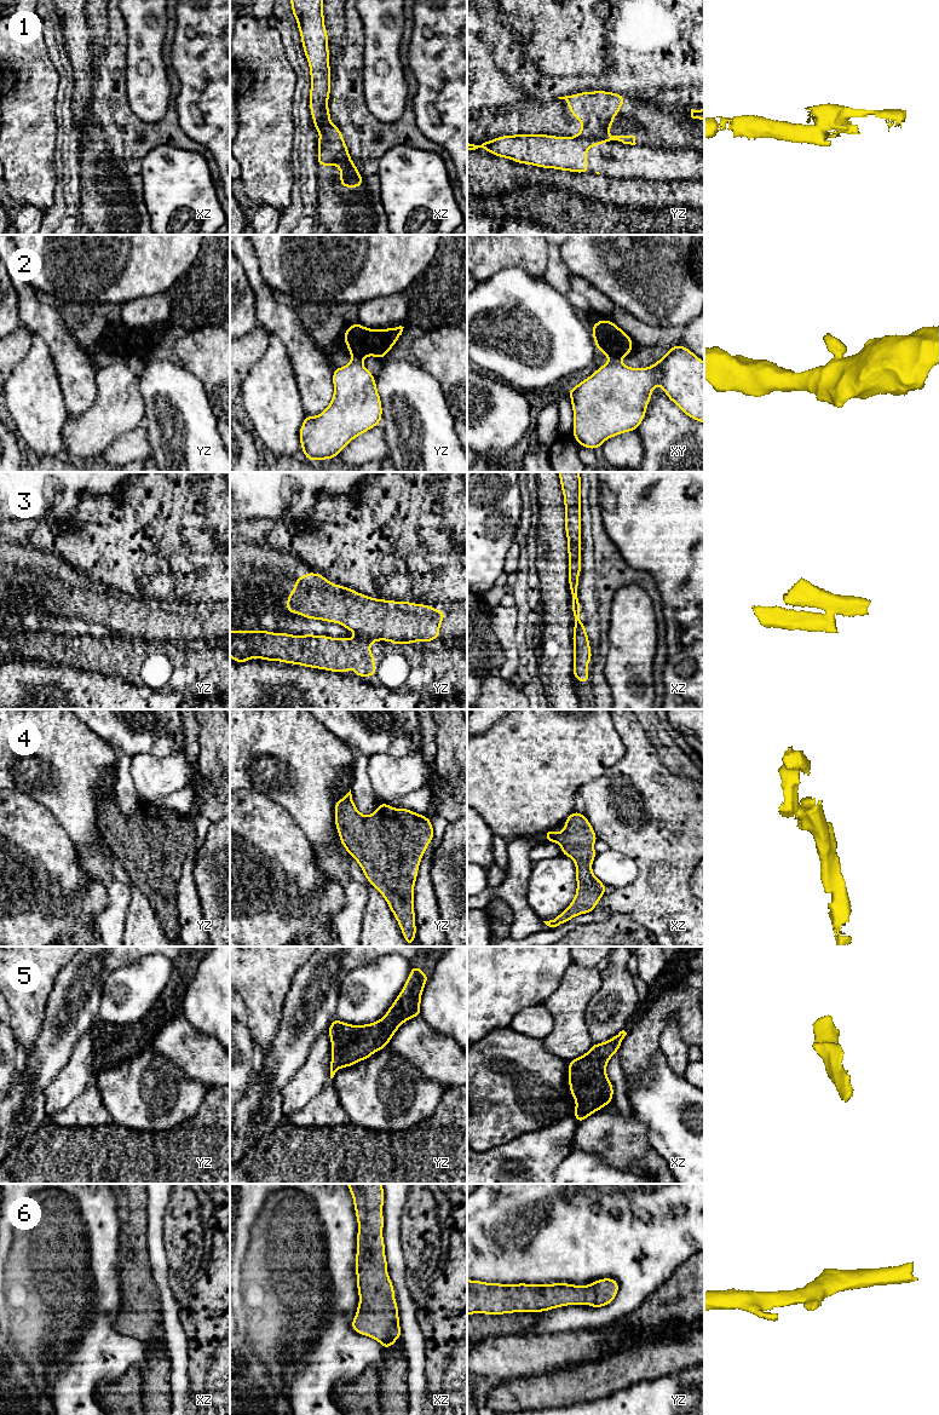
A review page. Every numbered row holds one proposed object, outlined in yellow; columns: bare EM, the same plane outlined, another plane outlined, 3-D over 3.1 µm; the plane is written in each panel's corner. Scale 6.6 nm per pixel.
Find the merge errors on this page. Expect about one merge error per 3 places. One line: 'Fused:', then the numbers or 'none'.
Fused: 1, 2, 3

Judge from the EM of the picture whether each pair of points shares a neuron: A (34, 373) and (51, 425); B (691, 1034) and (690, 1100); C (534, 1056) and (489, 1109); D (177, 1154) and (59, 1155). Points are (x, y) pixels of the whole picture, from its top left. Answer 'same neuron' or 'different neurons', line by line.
A: same neuron
B: different neurons
C: same neuron
D: same neuron

